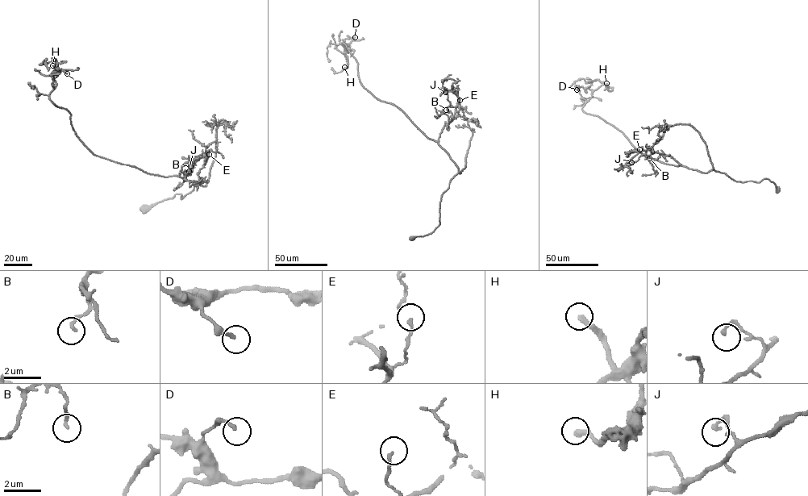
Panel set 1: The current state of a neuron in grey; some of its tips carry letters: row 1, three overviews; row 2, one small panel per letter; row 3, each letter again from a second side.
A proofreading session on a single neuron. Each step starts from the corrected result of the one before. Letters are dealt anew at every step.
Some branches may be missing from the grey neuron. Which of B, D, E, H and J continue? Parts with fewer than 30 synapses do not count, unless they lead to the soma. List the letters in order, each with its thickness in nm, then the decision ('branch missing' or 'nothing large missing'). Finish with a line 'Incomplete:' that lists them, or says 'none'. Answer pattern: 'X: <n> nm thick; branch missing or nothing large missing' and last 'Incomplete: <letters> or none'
B: 200 nm thick; nothing large missing
D: 150 nm thick; nothing large missing
E: 140 nm thick; nothing large missing
H: 300 nm thick; branch missing
J: 190 nm thick; nothing large missing
Incomplete: H

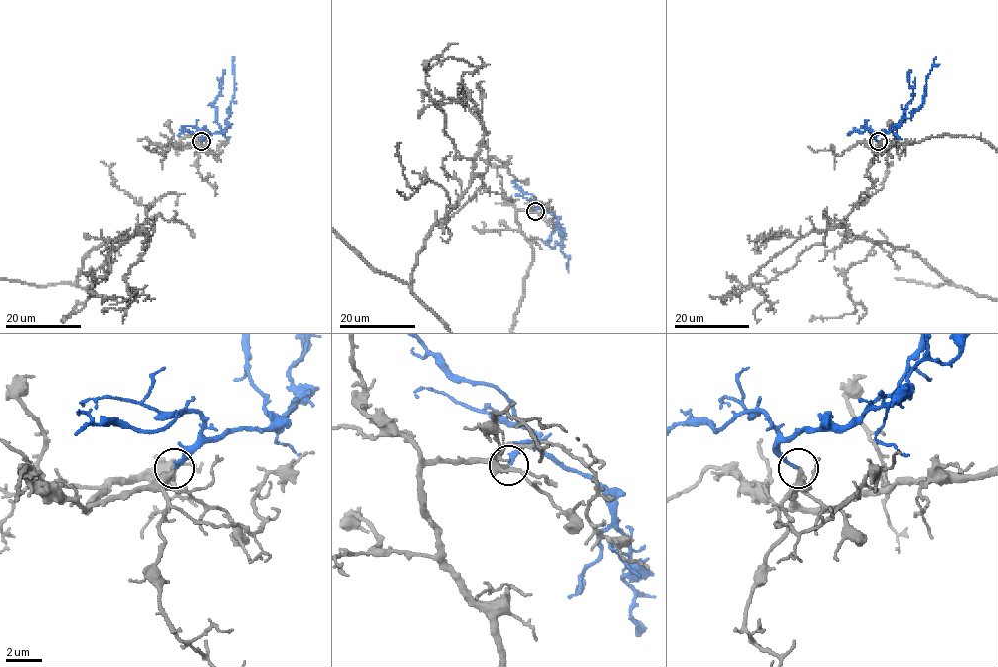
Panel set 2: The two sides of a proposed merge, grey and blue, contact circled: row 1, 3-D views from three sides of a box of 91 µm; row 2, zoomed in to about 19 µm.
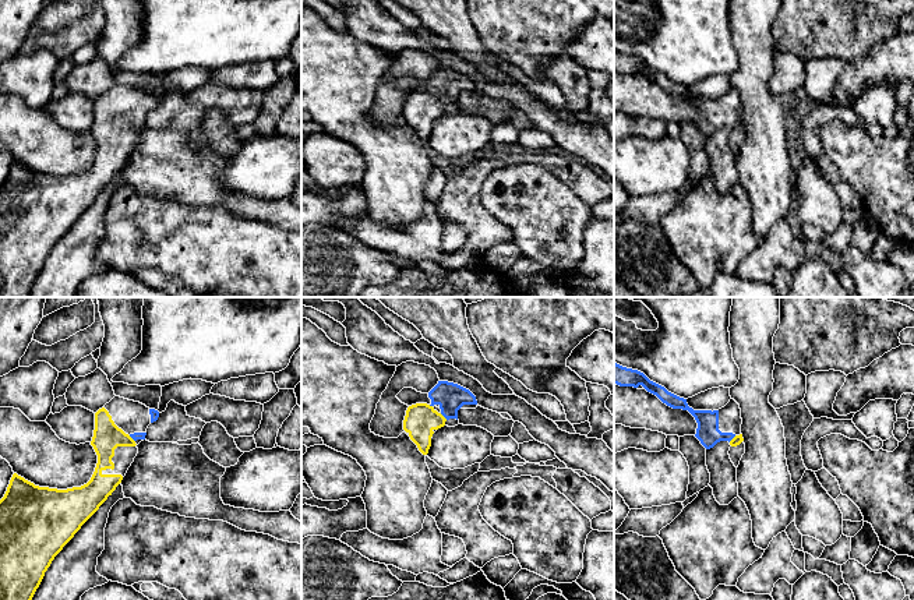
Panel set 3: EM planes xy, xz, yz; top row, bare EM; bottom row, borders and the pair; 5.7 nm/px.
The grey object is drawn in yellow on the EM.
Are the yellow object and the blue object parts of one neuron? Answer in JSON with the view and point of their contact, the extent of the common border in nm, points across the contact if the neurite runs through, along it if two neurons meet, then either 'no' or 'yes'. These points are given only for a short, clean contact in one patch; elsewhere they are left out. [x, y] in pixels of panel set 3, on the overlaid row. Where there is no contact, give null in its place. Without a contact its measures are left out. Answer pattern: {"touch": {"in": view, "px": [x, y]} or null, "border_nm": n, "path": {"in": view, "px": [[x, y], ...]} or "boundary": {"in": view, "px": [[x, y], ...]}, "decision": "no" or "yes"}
{"touch": {"in": "xz", "px": [443, 416]}, "border_nm": 60, "path": {"in": "xz", "px": [[420, 419], [443, 416], [450, 408], [451, 396]]}, "decision": "yes"}

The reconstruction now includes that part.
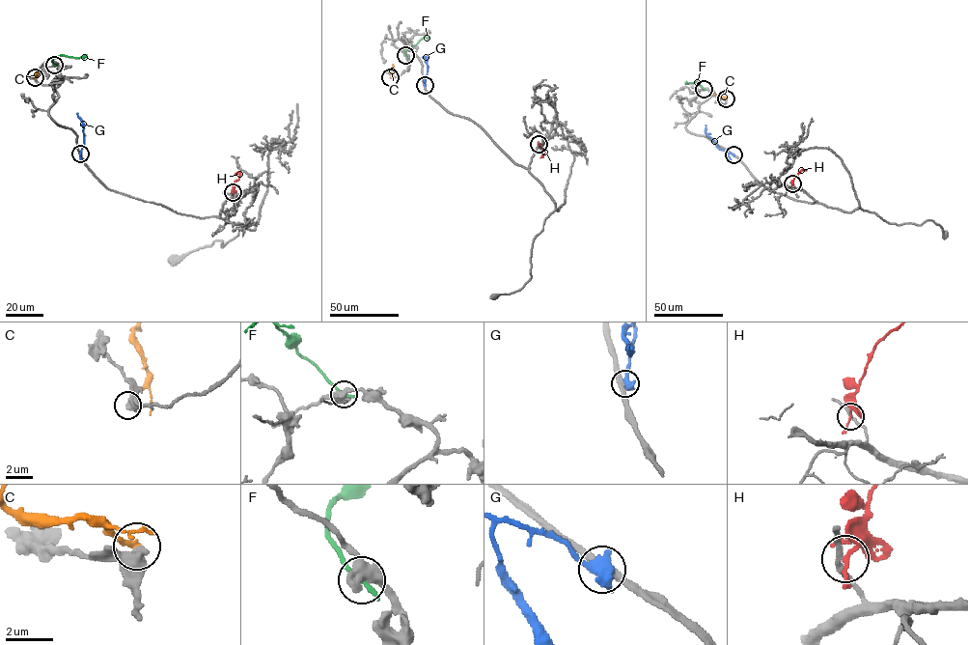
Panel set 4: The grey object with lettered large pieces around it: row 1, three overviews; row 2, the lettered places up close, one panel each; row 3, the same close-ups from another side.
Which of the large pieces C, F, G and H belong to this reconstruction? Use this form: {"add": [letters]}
{"add": []}

